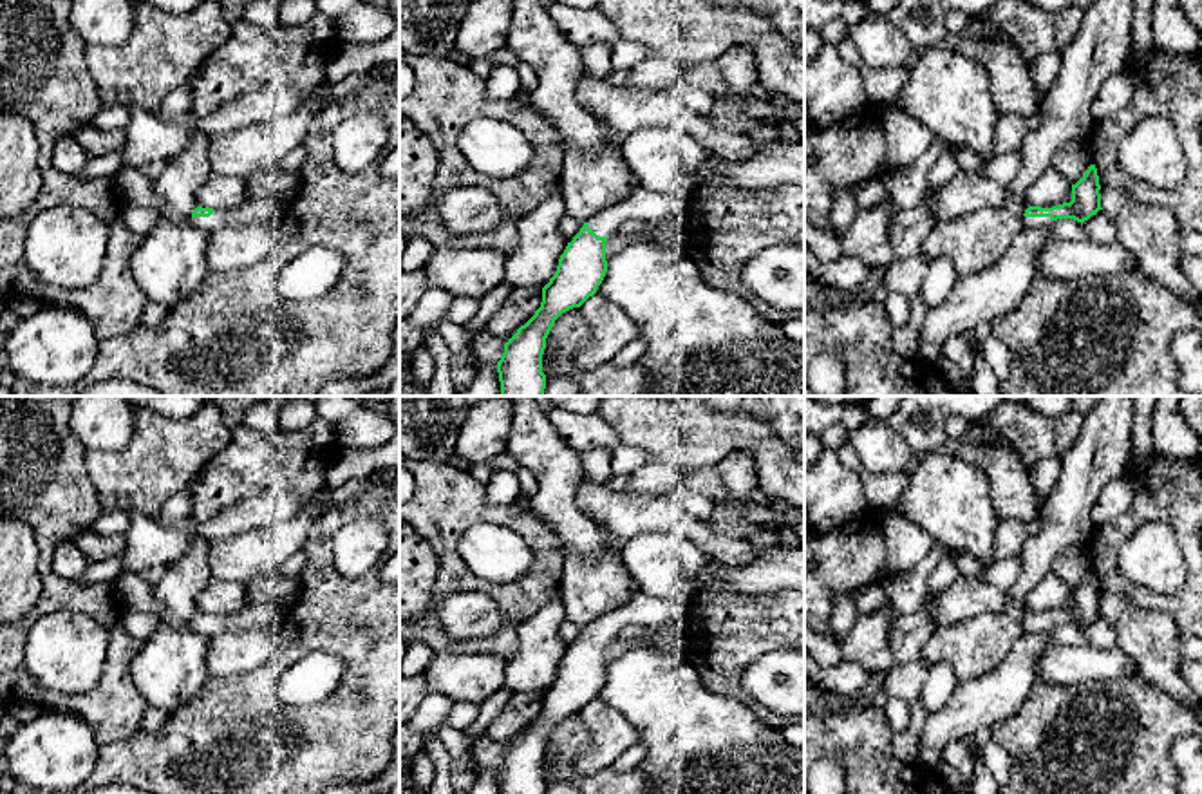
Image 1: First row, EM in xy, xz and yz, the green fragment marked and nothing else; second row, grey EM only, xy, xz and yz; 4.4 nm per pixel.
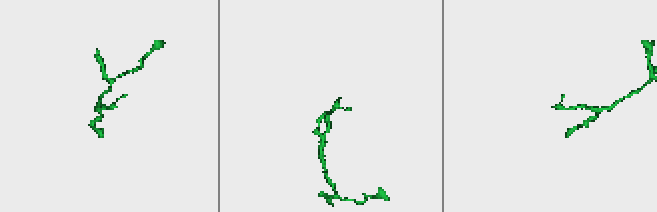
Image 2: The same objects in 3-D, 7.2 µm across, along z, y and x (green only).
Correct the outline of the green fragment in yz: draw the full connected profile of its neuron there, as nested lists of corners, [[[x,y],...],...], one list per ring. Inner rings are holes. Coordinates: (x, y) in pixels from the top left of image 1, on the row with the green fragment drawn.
[[[1090,165],[1085,175],[1072,184],[1072,201],[1052,208],[1028,206],[1025,210],[1025,228],[1048,228],[1057,219],[1074,219],[1077,222],[1088,221],[1101,208],[1101,184],[1095,165]]]

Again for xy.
[[[280,168],[258,170],[248,179],[240,204],[228,210],[197,206],[190,224],[208,233],[235,224],[273,224],[286,204],[300,194],[300,184],[302,179],[296,174]]]

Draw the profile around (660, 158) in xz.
[[[653,127],[624,136],[620,152],[640,186],[667,194],[705,163],[705,148],[680,127]]]

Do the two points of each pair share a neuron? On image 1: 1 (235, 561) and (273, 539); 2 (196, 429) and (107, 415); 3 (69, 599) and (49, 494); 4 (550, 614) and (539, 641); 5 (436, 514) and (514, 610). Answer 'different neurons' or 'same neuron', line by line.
1: same neuron
2: different neurons
3: same neuron
4: same neuron
5: same neuron

